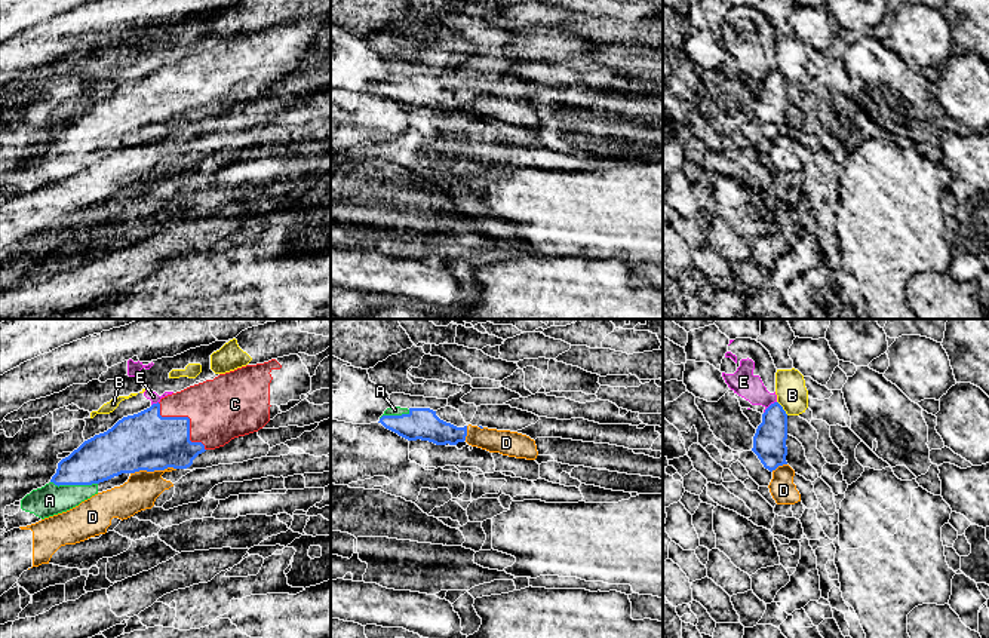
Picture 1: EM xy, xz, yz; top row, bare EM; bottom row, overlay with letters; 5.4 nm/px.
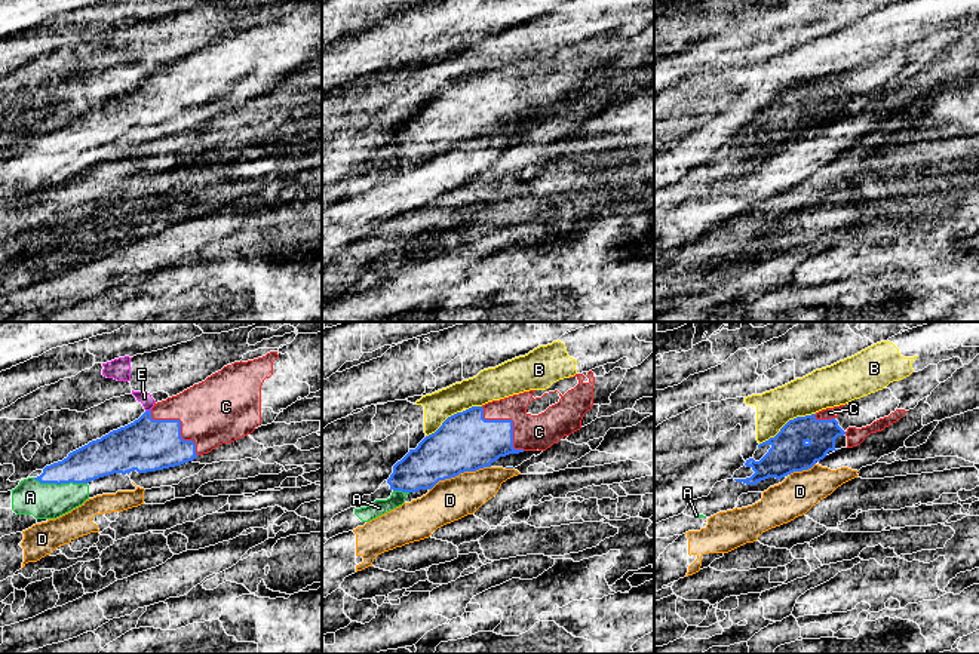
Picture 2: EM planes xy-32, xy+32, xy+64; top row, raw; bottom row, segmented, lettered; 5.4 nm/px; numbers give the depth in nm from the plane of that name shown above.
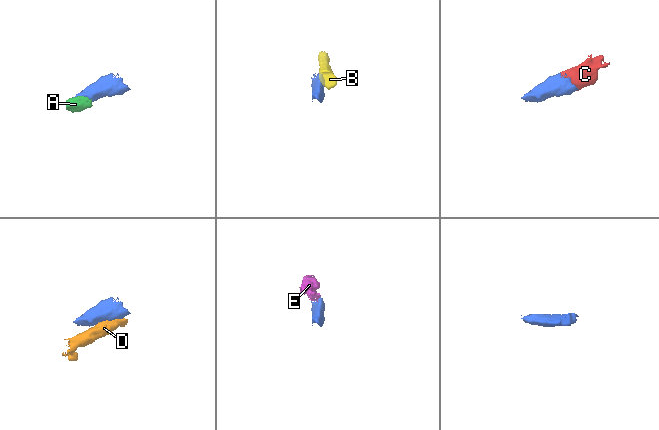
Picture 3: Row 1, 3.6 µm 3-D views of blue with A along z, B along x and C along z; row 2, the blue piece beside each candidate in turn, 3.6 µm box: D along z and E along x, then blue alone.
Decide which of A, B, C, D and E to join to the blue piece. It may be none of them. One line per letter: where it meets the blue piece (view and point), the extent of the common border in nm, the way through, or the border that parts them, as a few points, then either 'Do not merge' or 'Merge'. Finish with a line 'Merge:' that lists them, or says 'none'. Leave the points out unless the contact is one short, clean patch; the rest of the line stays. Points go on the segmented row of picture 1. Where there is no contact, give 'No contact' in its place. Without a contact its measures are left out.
A: Touches blue at xy (74, 484). Shared border 260 nm. Path across: xy (108, 454), (101, 457), (74, 484), (49, 500). Merge
B: Touches blue at yz (782, 408). Shared border 100 nm. Boundary: yz (777, 401), (788, 414). Do not merge
C: Touches blue at xy (189, 419). Shared border 380 nm. Path across: xy (149, 441), (174, 432), (189, 419), (230, 405). Merge
D: Touches blue at xy (153, 471). Shared border 260 nm. Boundary: xy (175, 468), (135, 471), (131, 474). Do not merge
E: Touches blue at yz (768, 407). Shared border 100 nm. Boundary: yz (776, 401), (764, 413). Do not merge
Merge: A, C

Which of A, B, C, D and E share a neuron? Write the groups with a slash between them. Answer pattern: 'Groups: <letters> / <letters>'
Groups: A C / B / D / E

